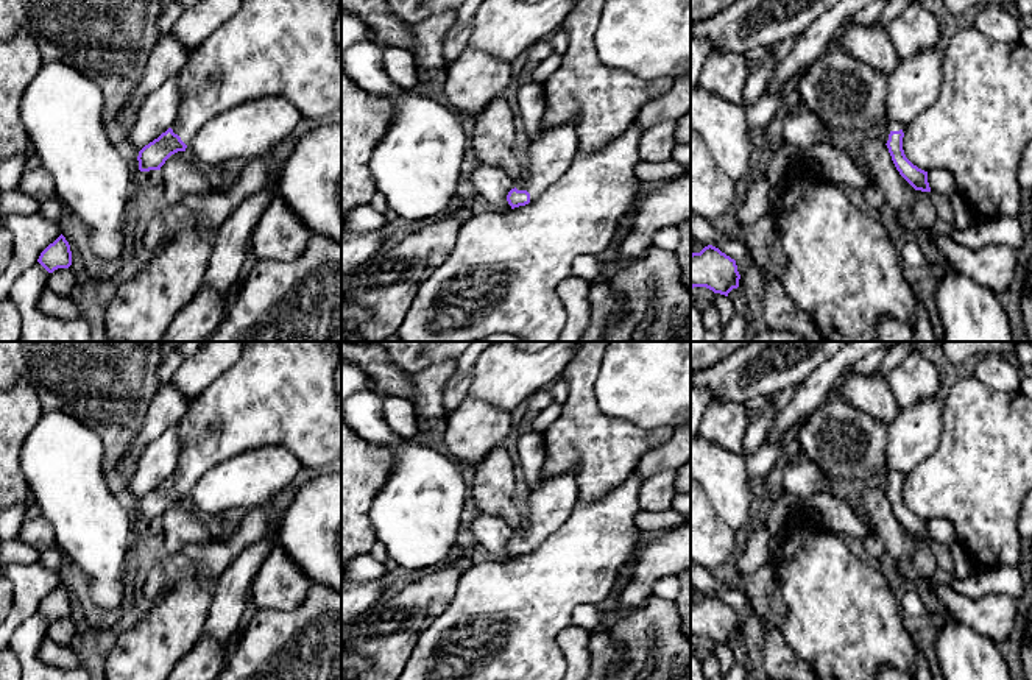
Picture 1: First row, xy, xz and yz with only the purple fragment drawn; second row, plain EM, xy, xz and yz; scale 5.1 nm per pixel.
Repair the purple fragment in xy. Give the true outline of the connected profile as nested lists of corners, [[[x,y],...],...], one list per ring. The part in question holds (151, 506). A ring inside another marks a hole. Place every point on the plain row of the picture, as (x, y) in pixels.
[[[245,342],[240,359],[192,399],[176,423],[178,465],[165,482],[139,501],[139,519],[161,519],[171,504],[186,501],[207,471],[245,451],[284,446],[302,468],[338,466],[341,407],[334,374],[340,357],[341,342]]]

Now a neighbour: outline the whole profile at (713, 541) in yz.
[[[691,479],[691,560],[708,571],[731,568],[734,546],[734,530],[719,518],[703,488]]]

